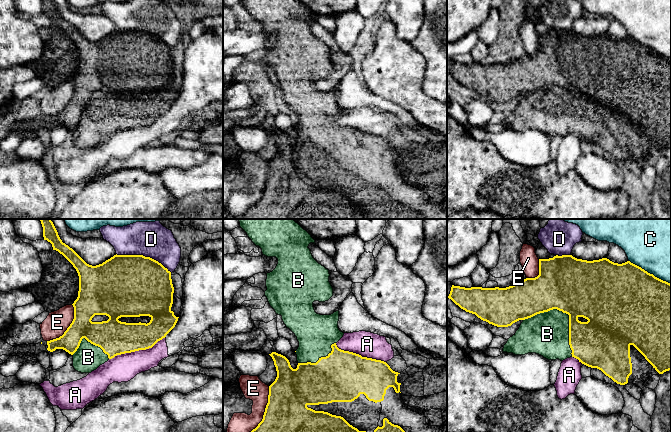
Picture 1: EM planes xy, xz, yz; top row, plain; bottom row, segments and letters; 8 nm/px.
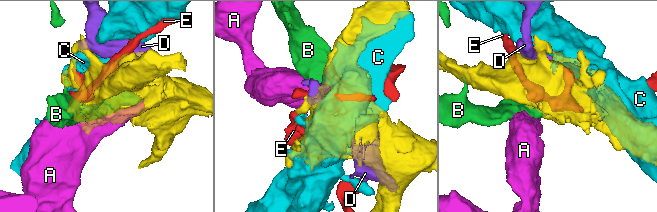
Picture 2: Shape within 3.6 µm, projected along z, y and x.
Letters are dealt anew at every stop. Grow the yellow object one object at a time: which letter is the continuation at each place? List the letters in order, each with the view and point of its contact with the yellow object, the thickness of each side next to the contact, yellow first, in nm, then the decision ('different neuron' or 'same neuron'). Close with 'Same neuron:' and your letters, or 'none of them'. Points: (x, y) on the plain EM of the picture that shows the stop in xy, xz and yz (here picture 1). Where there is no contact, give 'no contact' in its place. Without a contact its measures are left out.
A: xy (136, 126) | 280/220 nm | different neuron
B: yz (566, 89) | 460/360 nm | different neuron
C: yz (649, 49) | 500/460 nm | different neuron
D: xy (144, 32) | 500/280 nm | different neuron
E: xz (263, 192) | 500/180 nm | different neuron
Same neuron: none of them

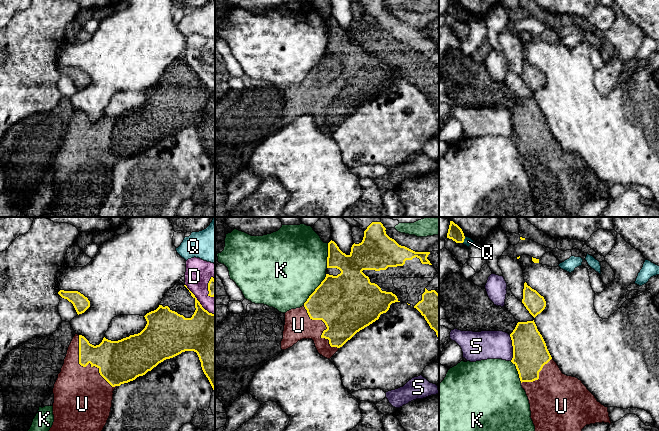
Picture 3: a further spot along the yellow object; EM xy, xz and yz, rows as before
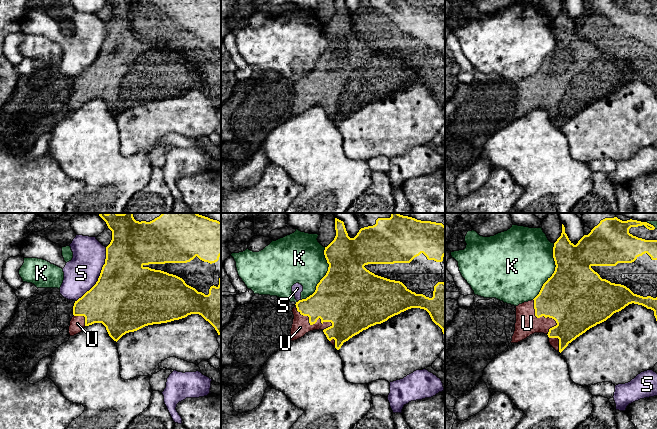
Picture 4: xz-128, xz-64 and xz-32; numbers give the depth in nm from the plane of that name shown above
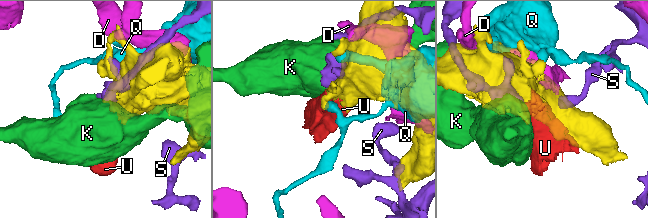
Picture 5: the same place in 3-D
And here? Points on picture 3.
D: xy (198, 77) | 320/220 nm | different neuron
K: xz (315, 65) | 440/500 nm | different neuron
Q: yz (463, 16) | 120/70 nm | different neuron
S: yz (513, 124) | 280/220 nm | different neuron
U: xy (85, 142) | 300/460 nm | same neuron
Same neuron: U

